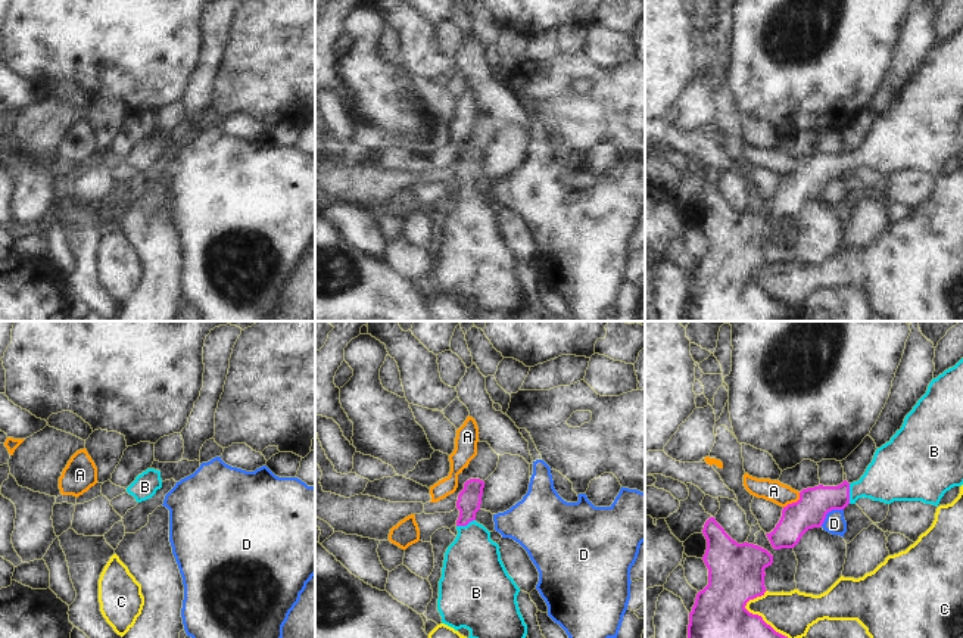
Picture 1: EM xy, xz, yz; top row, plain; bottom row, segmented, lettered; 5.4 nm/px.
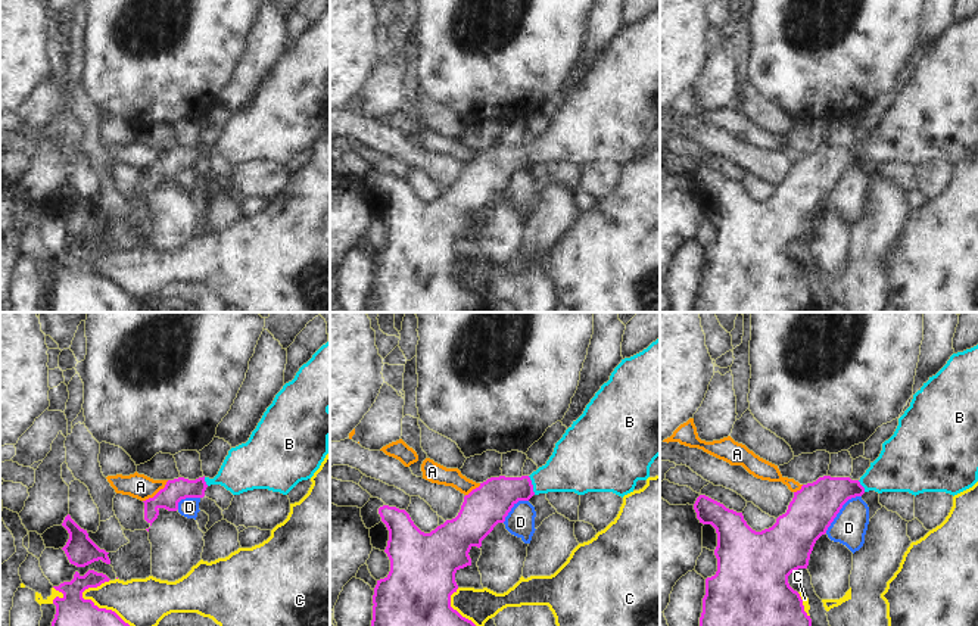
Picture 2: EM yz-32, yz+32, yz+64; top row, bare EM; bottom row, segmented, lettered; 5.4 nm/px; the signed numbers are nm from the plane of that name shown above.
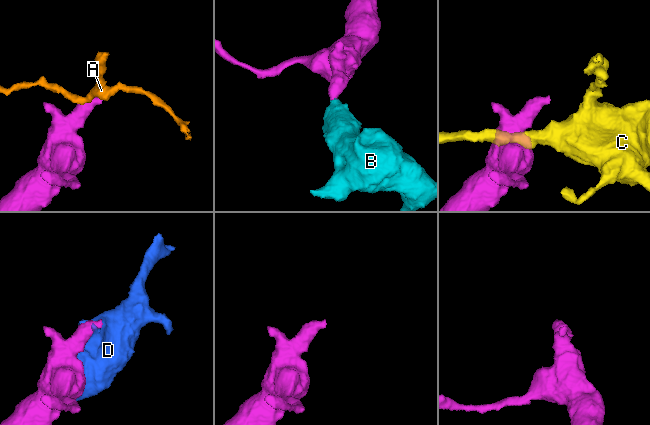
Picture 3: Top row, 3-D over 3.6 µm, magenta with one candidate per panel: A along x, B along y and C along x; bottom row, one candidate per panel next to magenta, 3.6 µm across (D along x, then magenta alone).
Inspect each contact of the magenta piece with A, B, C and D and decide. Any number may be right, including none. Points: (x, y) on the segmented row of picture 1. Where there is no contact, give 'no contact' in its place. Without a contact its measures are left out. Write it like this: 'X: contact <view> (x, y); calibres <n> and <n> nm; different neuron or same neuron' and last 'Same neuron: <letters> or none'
A: contact yz (794, 503); calibres 180 and 120 nm; different neuron
B: contact yz (848, 494); calibres 180 and 260 nm; same neuron
C: contact yz (763, 621); calibres 280 and 240 nm; different neuron
D: contact yz (829, 510); calibres 180 and 120 nm; different neuron
Same neuron: B

